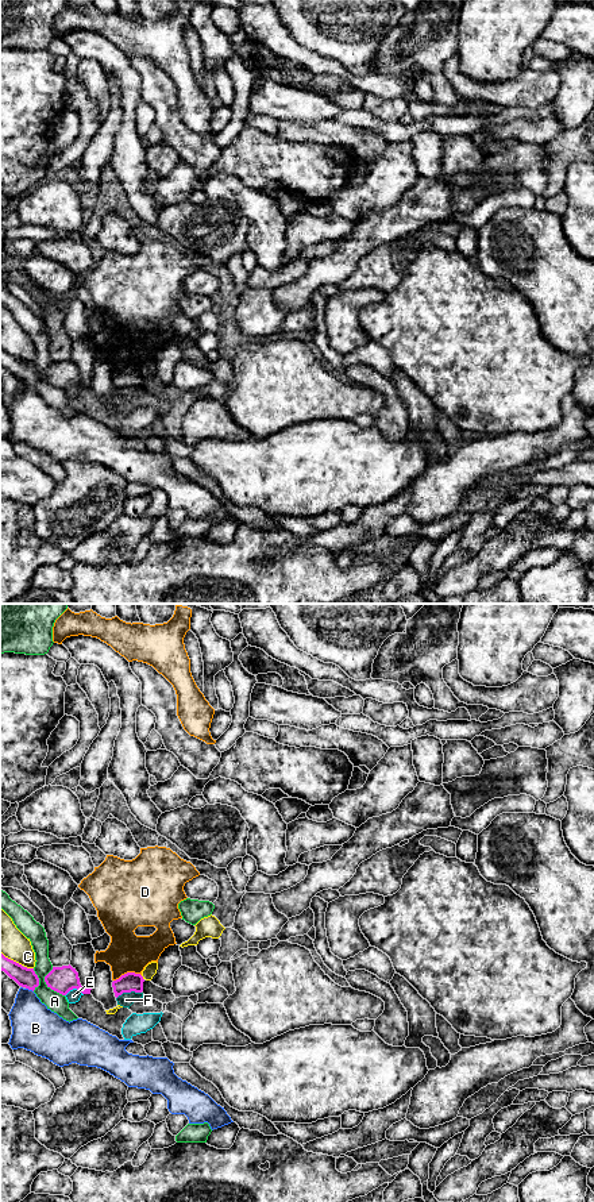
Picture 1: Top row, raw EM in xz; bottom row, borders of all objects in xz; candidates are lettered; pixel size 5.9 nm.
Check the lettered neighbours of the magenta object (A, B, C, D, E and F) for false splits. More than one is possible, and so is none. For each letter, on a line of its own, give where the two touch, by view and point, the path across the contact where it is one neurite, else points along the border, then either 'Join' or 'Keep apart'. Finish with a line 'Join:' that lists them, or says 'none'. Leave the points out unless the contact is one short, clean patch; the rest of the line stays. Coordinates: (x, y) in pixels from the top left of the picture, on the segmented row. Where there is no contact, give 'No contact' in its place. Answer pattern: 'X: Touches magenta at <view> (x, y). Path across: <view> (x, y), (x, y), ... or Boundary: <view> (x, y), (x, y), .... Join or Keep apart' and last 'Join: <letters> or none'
A: Touches magenta at xz (47, 985). Boundary: xz (51, 967), (45, 977), (45, 982), (64, 996). Keep apart
B: Touches magenta at xz (30, 989). Boundary: xz (26, 987), (33, 991). Keep apart
C: Touches magenta at xz (29, 969). Keep apart
D: Touches magenta at xz (127, 973). Keep apart
E: Touches magenta at xz (73, 987). Keep apart
F: Touches magenta at xz (128, 991). Keep apart
Join: none

